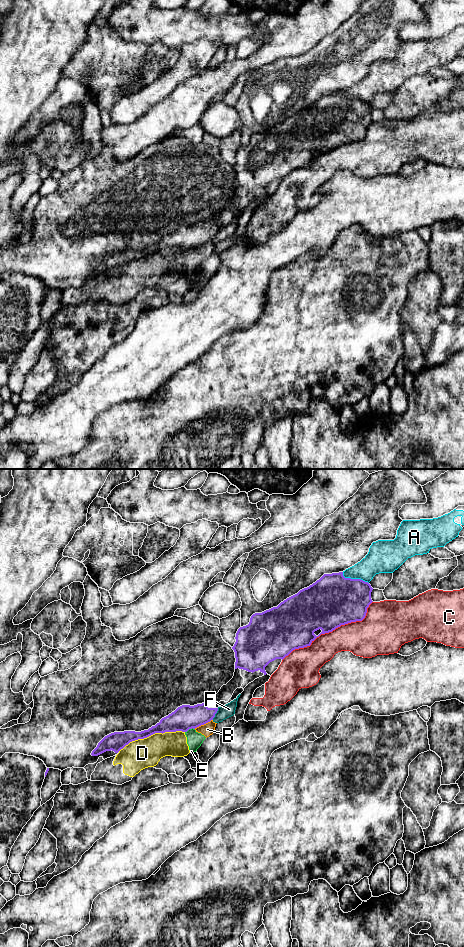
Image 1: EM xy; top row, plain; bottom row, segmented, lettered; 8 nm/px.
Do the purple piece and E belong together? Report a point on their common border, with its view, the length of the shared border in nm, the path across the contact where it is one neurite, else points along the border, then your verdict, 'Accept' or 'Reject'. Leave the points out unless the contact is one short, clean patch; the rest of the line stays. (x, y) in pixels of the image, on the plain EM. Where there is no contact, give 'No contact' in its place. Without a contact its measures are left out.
Touches purple at xy (189, 248). Shared border 90 nm. Boundary: xy (194, 248), (189, 248), (185, 252). Reject

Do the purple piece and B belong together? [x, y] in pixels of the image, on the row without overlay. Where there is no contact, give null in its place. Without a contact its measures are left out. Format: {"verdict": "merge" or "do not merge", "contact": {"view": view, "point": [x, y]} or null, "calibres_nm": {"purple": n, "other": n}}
{"verdict": "do not merge", "contact": {"view": "xy", "point": [203, 244]}, "calibres_nm": {"purple": 200, "other": 100}}

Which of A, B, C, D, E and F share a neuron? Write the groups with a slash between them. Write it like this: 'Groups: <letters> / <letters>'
Groups: A / B D E F / C

